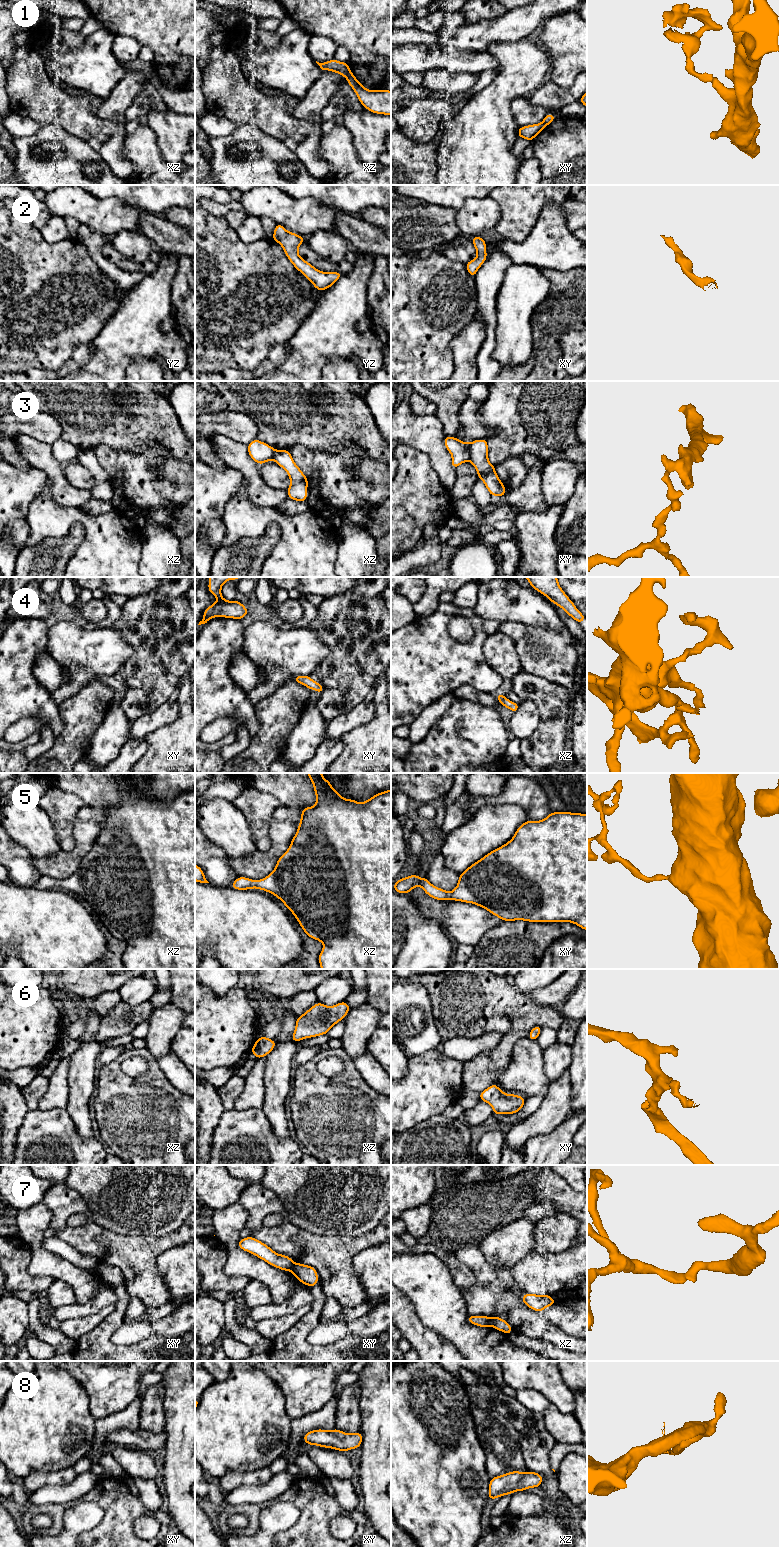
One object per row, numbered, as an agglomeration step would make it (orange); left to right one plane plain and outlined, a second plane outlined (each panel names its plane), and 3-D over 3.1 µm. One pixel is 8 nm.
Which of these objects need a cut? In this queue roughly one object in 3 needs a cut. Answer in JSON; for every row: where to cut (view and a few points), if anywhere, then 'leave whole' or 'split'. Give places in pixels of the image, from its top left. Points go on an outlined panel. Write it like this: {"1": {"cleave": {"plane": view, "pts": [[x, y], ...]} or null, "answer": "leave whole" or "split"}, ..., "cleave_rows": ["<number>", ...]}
{"1": {"cleave": {"plane": "xz", "pts": [[350, 71], [345, 76]]}, "answer": "split"}, "2": {"cleave": null, "answer": "leave whole"}, "3": {"cleave": {"plane": "xy", "pts": [[467, 444], [470, 459]]}, "answer": "split"}, "4": {"cleave": null, "answer": "leave whole"}, "5": {"cleave": null, "answer": "leave whole"}, "6": {"cleave": null, "answer": "leave whole"}, "7": {"cleave": {"plane": "xz", "pts": [[488, 1317], [489, 1324]]}, "answer": "split"}, "8": {"cleave": null, "answer": "leave whole"}, "cleave_rows": ["1", "3", "7"]}

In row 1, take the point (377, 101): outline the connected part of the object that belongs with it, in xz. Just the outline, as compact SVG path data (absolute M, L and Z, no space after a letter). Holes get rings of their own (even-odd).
M350 71L346 80L355 91L360 103L365 109L375 114L391 116L391 91L389 90L368 90Z

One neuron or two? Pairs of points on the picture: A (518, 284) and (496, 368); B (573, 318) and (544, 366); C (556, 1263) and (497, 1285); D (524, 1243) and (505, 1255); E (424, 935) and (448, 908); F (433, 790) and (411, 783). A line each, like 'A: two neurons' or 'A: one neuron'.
A: two neurons
B: one neuron
C: two neurons
D: one neuron
E: two neurons
F: one neuron

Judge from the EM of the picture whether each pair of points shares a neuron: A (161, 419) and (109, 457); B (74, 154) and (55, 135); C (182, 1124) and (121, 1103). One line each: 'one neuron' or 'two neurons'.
A: two neurons
B: one neuron
C: one neuron

